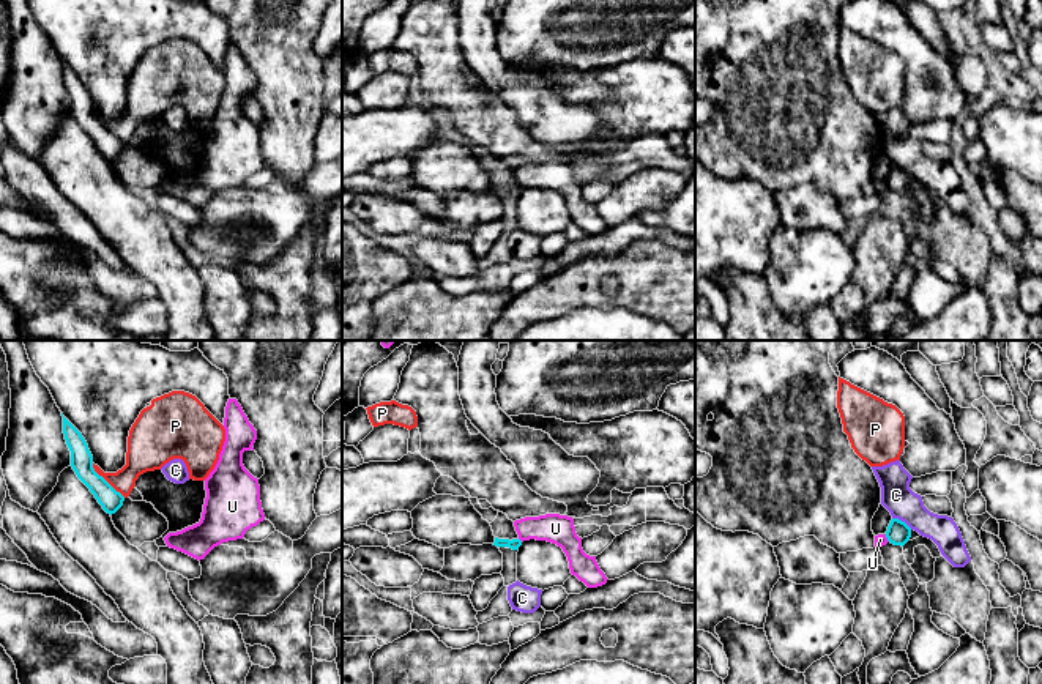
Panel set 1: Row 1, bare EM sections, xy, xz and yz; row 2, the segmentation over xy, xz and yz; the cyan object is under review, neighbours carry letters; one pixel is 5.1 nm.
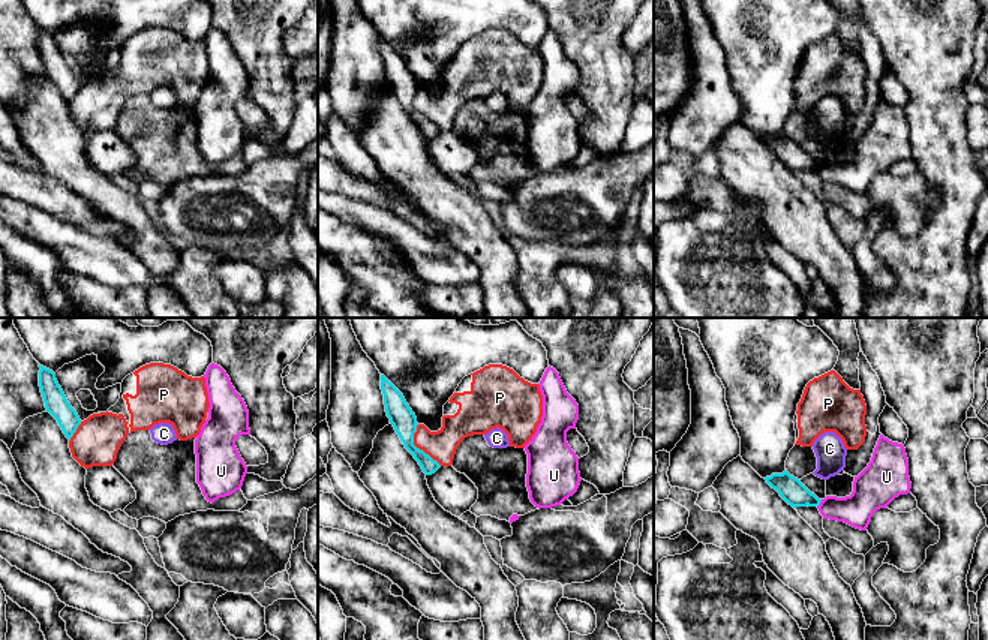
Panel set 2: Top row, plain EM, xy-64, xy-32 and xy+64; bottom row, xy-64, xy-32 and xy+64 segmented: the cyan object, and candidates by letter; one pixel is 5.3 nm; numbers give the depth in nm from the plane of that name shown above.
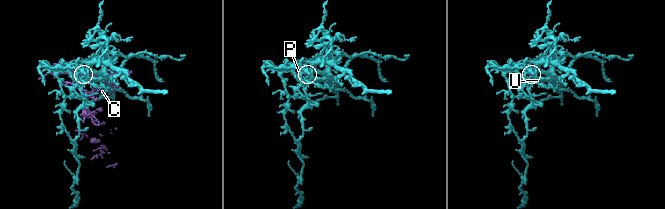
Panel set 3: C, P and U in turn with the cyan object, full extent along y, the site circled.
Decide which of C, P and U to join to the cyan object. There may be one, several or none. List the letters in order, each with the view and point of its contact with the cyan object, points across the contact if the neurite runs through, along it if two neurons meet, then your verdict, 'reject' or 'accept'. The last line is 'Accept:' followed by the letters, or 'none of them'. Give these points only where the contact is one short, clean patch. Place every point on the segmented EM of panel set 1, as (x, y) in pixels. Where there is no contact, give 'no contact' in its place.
C: contact yz (902, 522); reject
P: contact xy (106, 481); border xy (92, 464), (125, 497); reject
U: contact yz (886, 536); accept
Accept: U

